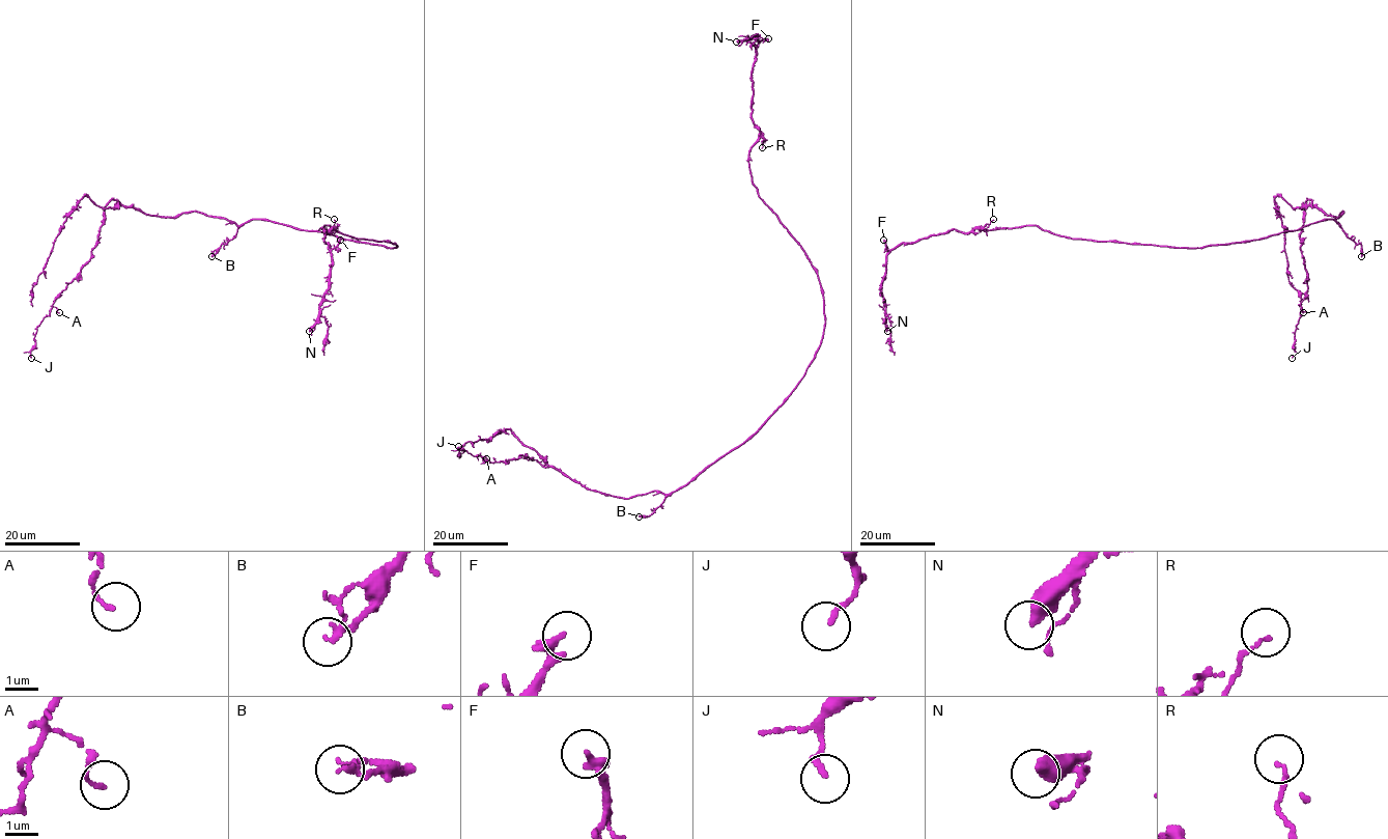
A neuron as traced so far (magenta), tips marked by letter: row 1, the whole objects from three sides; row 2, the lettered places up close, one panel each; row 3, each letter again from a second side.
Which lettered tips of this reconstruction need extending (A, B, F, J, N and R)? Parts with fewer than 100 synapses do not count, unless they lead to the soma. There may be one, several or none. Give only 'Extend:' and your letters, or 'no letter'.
Extend: B, F, N

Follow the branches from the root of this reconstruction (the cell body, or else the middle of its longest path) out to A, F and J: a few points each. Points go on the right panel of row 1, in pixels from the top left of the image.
A: (1236, 242), (1327, 219), (1339, 225), (1342, 212), (1335, 217), (1305, 202), (1303, 312)
F: (1236, 242), (1201, 247), (1093, 242), (1057, 235), (1036, 225), (976, 233), (950, 229), (889, 250), (883, 240)
J: (1236, 242), (1327, 219), (1339, 225), (1342, 212), (1335, 217), (1305, 202), (1300, 248), (1307, 292), (1292, 358)

